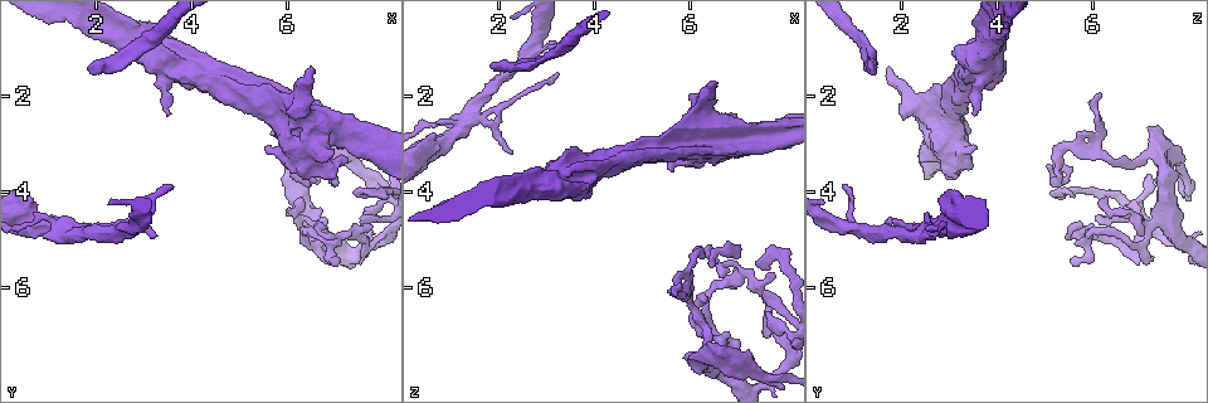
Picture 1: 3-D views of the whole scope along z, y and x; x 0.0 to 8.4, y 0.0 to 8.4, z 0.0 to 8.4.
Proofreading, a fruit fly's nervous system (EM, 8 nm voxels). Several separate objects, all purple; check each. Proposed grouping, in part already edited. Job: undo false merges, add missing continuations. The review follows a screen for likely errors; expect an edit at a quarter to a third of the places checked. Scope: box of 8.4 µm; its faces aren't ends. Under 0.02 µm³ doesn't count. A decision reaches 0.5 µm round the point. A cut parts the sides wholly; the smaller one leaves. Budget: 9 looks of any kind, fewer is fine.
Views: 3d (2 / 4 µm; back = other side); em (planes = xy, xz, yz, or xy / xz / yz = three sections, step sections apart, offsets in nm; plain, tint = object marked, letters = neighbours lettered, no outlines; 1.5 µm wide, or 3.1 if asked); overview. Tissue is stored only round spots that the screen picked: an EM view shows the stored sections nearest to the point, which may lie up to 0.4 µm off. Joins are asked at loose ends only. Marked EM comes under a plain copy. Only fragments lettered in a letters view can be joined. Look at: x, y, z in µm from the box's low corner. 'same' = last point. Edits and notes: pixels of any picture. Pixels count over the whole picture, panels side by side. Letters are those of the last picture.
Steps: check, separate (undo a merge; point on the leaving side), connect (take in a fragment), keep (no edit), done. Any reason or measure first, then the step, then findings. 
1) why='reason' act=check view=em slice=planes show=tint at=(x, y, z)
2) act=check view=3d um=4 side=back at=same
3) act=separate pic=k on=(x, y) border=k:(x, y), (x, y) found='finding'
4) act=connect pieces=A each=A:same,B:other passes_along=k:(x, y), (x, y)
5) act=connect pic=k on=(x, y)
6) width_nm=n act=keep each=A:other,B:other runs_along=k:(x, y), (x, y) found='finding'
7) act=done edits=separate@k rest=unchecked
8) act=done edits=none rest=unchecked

why='an open end' act=check view=em slice=planes show=letters at=(1.80, 1.45, 1.45)

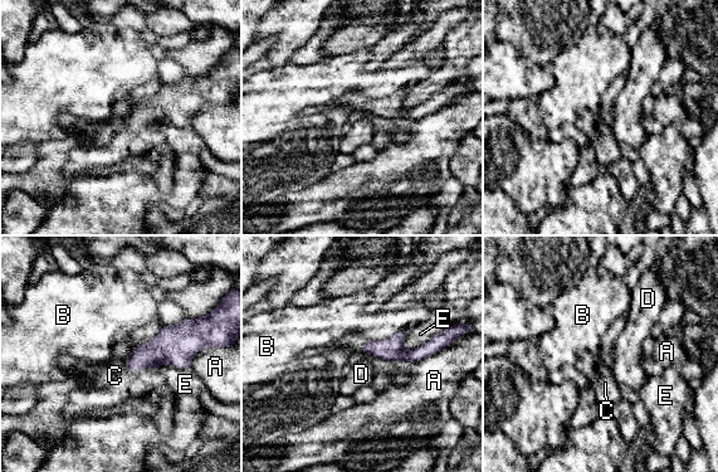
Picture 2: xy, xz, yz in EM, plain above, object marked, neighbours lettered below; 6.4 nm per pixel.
act=connect pieces=C each=A:other,B:other,C:same,D:other,E:other found='the neuron continues'

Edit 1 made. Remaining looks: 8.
why='an open end' act=check view=em slice=planes show=letters at=(5.65, 3.05, 3.60)

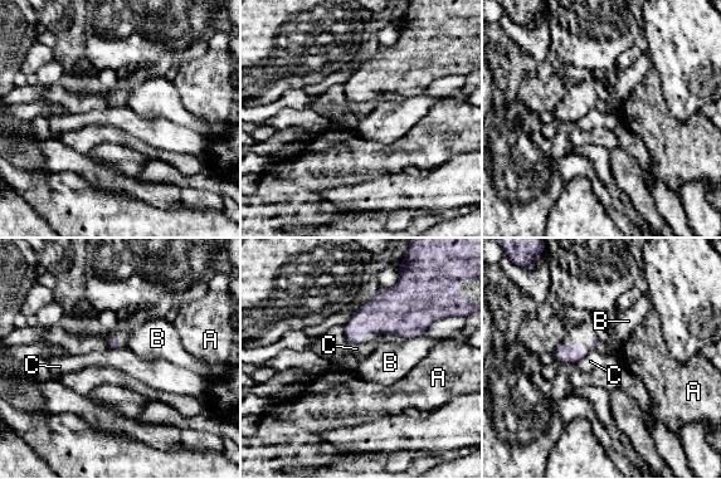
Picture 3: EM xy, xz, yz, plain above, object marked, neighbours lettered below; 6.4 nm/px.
longest_contact=B:130nm act=keep each=A:other,B:other,C:other border=3:(423, 333), (405, 340) found='no lettered fragment goes on from it'

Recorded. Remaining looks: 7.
why='thin end' act=check view=3d um=4 at=(7.05, 5.35, 5.55)

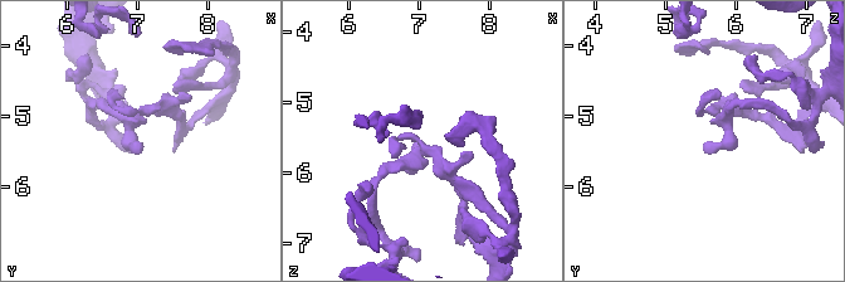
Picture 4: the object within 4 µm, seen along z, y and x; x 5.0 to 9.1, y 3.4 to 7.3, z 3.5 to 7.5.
why='now the EM' act=check view=em slice=planes show=letters at=(7.05, 5.45, 5.55)

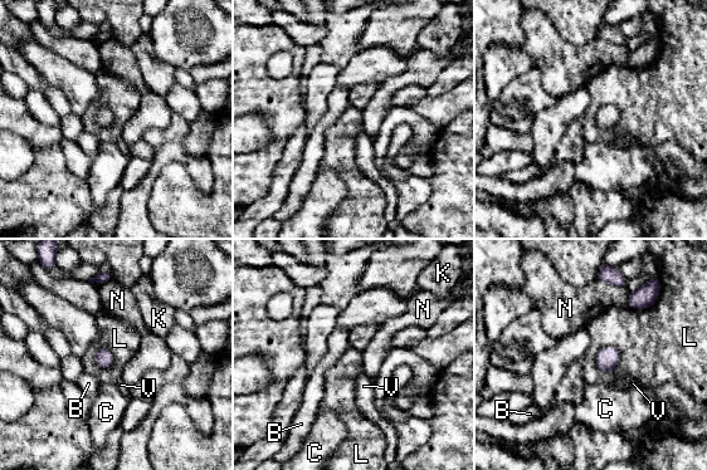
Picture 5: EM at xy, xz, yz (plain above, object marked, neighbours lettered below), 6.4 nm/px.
act=keep each=B:other,C:other,K:other,L:other,N:other,V:other border=5:(612, 344), (596, 355), (603, 373) found='no lettered fragment goes on from it'

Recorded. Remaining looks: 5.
why='branch point' act=check view=em slice=planes show=tint at=(6.65, 4.80, 7.20)

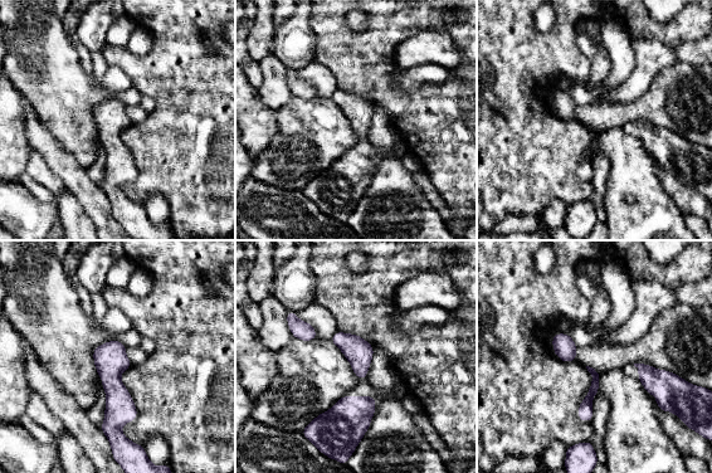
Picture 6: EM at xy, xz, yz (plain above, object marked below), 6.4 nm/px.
act=check view=em slice=planes show=letters at=same

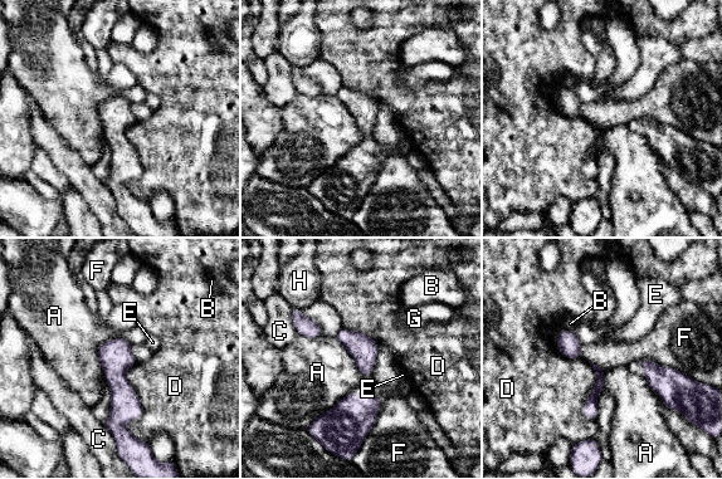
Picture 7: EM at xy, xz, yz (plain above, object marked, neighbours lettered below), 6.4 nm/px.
longest_contact=D:550nm act=keep each=A:other,B:other,C:other,D:other,E:other,F:other,G:other,H:other runs_along=7:(116, 341), (120, 434), (126, 445) found='all the same neuron'

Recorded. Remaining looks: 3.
act=done edits=connect@2 rest=unchecked

